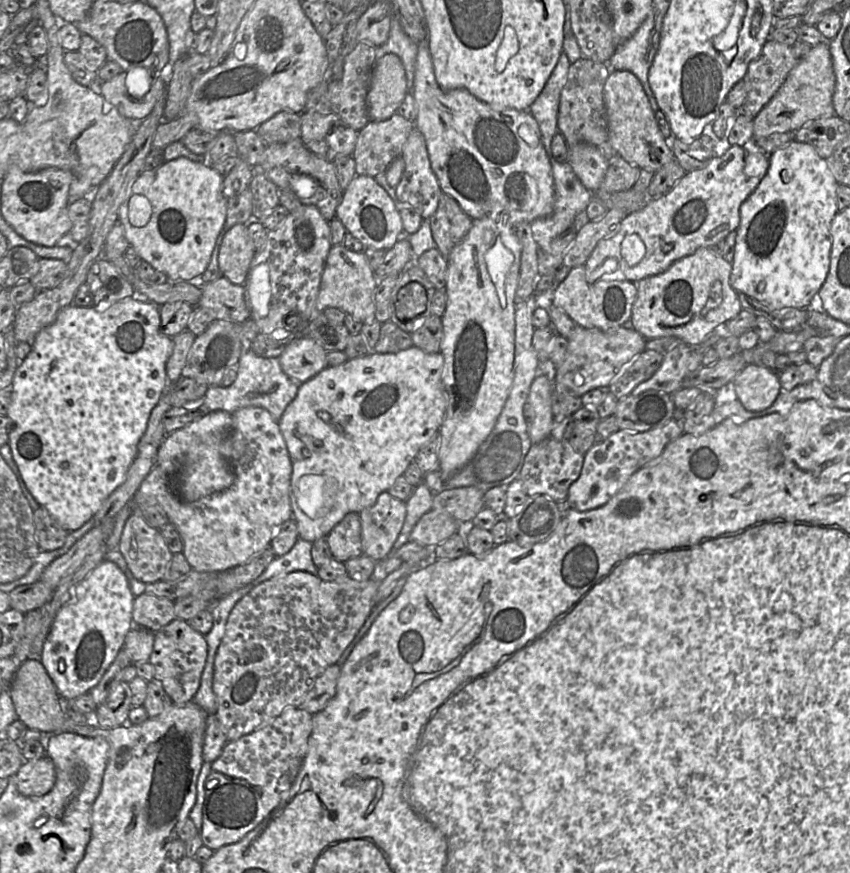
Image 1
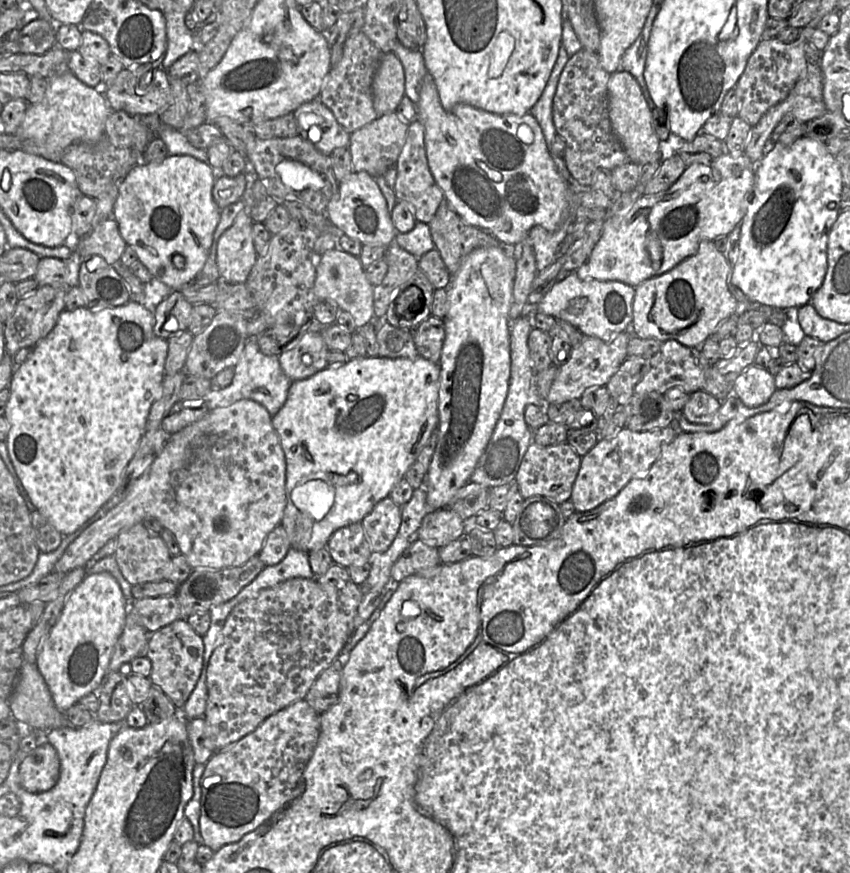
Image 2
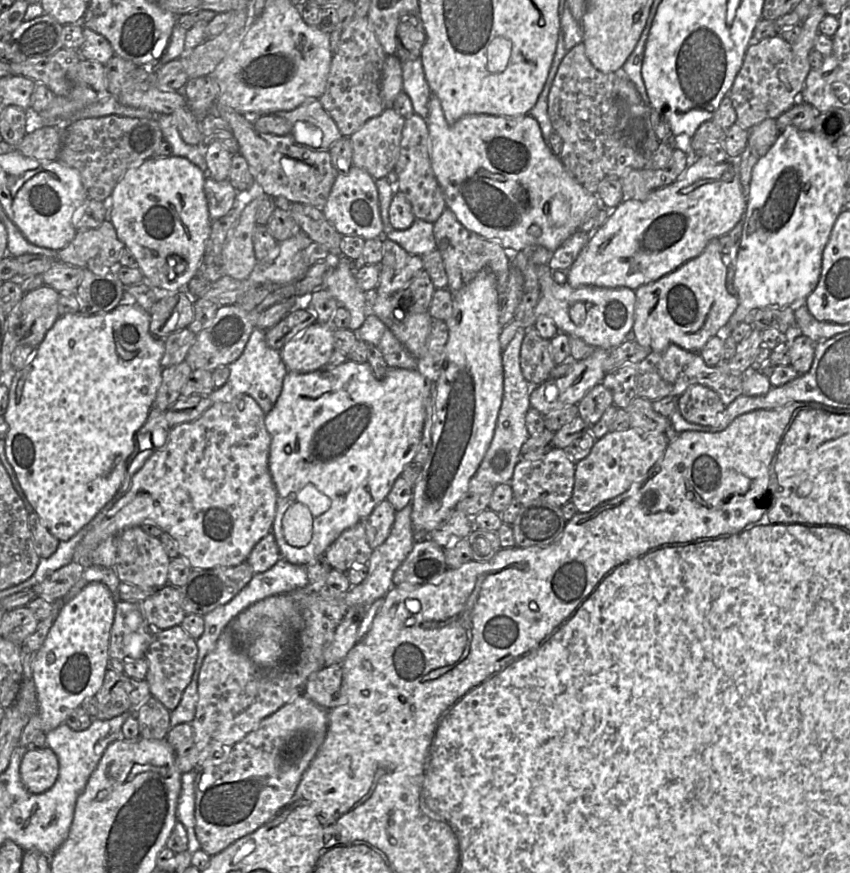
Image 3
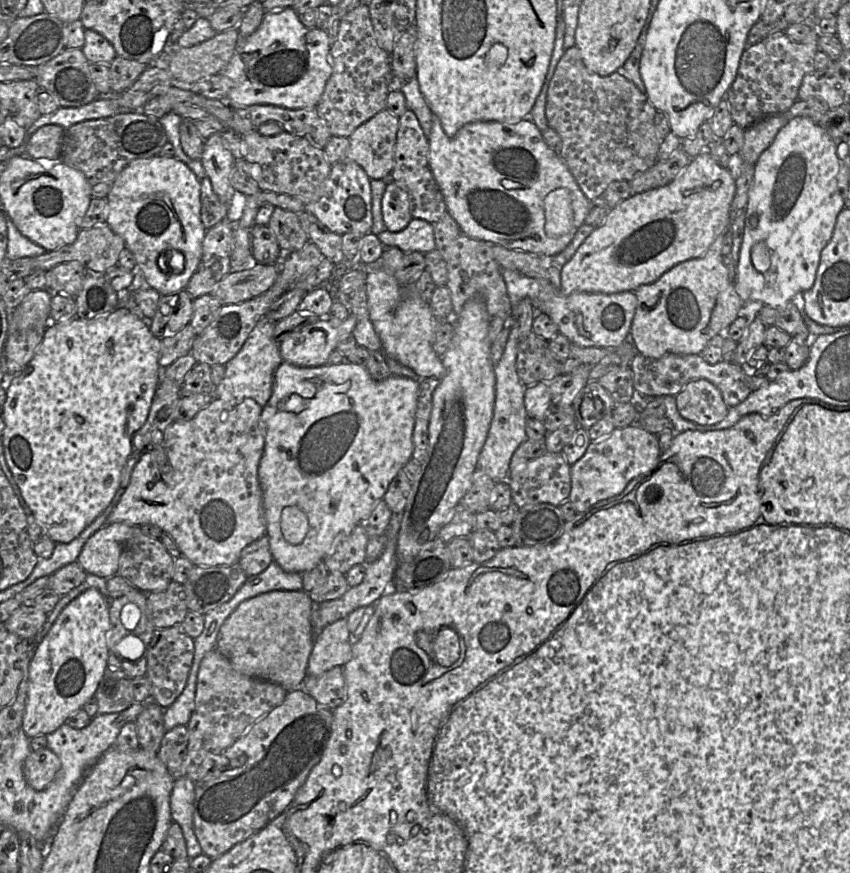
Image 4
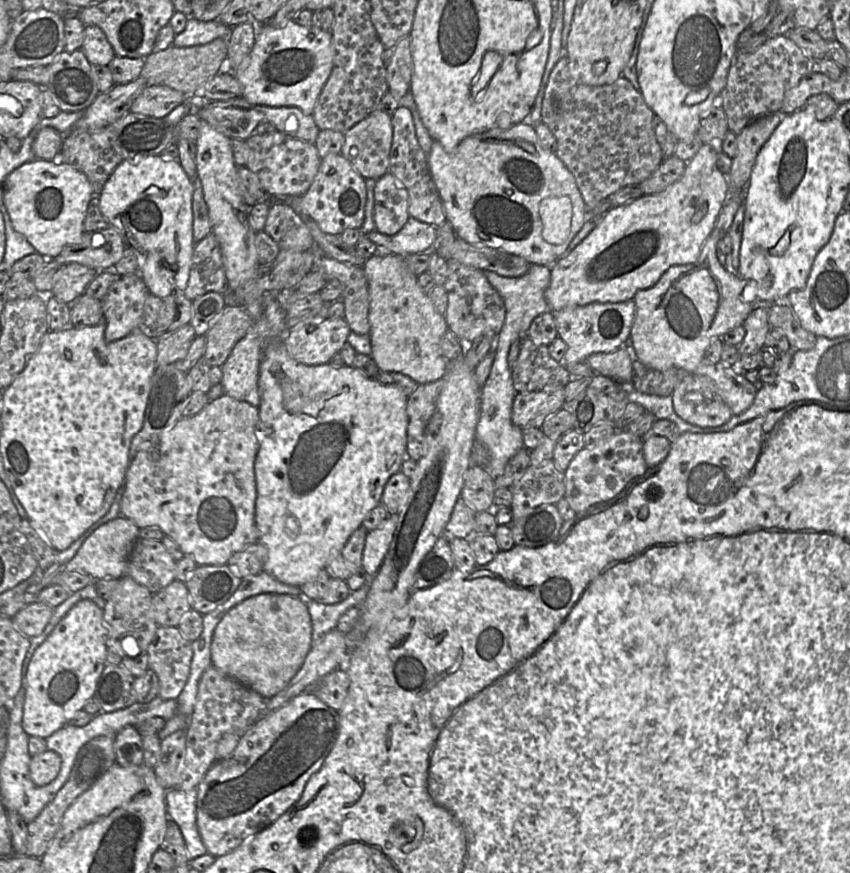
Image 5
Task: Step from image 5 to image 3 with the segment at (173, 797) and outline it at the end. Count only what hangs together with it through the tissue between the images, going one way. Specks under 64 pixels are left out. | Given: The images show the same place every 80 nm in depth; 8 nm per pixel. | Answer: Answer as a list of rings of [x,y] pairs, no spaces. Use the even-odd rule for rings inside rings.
[[[191,770],[181,776],[181,792],[179,795],[176,818],[187,831],[188,849],[191,854],[201,849],[195,834],[195,780],[197,773]]]

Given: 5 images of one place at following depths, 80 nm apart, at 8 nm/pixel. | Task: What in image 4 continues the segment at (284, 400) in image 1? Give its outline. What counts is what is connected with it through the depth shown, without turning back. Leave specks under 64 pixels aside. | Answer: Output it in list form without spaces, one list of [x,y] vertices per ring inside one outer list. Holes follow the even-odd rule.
[[[264,315],[257,322],[240,351],[225,364],[225,375],[213,392],[213,397],[228,401],[241,401],[252,398],[261,407],[264,407],[273,390],[274,374],[283,359],[279,344],[273,338],[276,322]]]

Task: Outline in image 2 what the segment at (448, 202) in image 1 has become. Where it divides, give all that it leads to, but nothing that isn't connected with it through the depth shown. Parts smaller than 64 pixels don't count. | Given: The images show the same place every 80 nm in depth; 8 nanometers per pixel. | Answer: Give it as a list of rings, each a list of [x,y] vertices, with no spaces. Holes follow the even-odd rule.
[[[445,198],[428,224],[435,248],[451,277],[457,272],[465,256],[474,249],[501,245],[487,231],[465,223]]]

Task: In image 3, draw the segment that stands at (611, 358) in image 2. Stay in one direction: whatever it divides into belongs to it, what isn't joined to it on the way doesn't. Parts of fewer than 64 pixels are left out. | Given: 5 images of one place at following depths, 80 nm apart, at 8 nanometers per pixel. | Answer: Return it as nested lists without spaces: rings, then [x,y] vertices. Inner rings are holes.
[[[596,348],[589,357],[579,361],[572,361],[571,368],[566,375],[557,379],[549,379],[539,386],[532,386],[530,406],[545,416],[553,410],[577,405],[592,388],[602,383],[606,375],[604,362],[609,353],[610,350]]]

